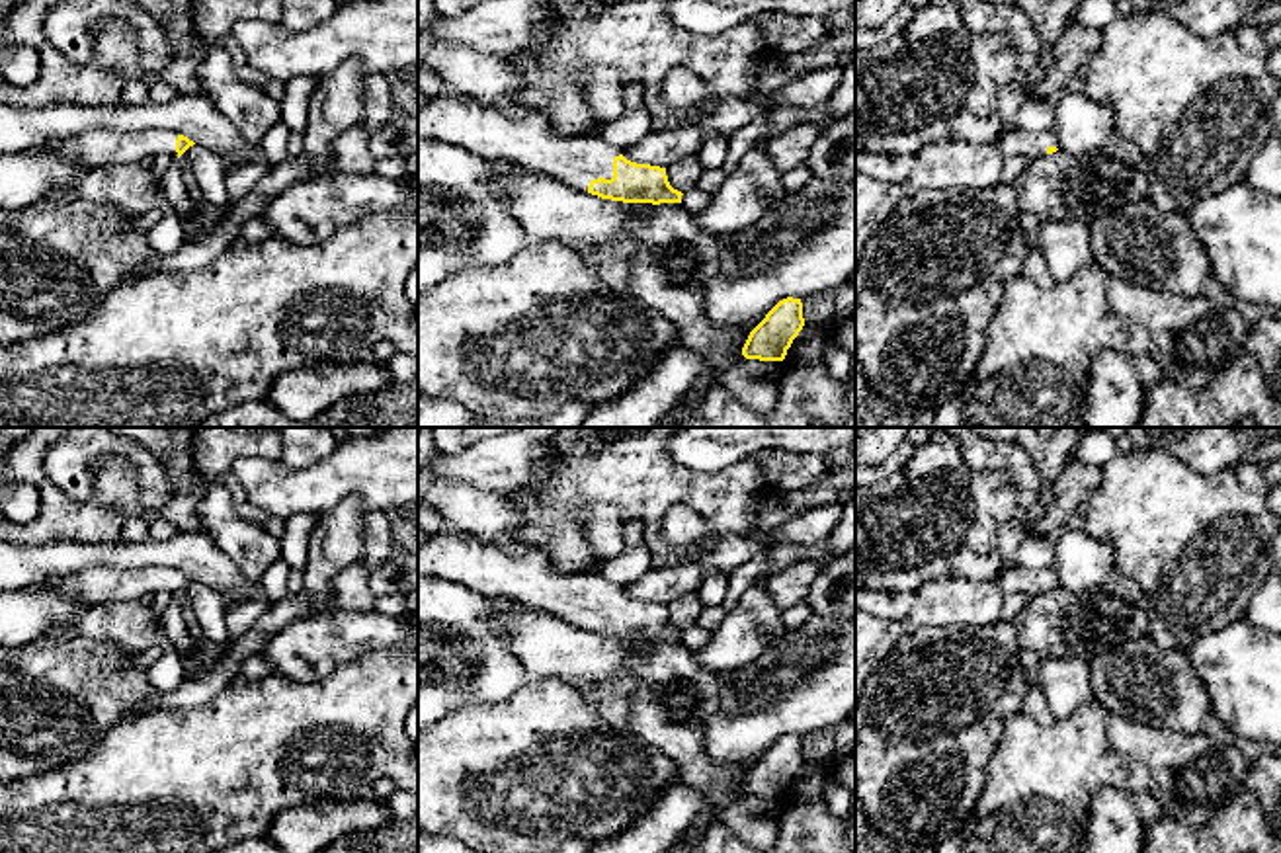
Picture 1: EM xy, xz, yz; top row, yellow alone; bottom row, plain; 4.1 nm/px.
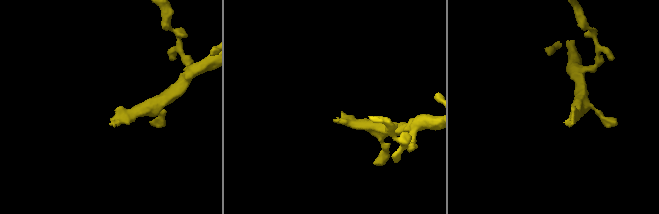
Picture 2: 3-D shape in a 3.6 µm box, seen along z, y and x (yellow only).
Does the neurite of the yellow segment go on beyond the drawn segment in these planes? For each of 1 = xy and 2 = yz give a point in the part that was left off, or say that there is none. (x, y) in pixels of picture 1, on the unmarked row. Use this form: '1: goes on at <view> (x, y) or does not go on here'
1: goes on at xy (98, 586)
2: goes on at yz (1014, 580)

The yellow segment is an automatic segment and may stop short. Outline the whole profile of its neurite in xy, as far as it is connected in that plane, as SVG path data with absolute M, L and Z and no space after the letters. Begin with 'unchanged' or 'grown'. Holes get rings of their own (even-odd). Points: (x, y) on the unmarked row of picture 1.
grown; M150 566L145 570L86 568L80 574L51 576L33 588L62 591L90 605L129 603L145 595L170 593L178 597L195 580L176 568Z

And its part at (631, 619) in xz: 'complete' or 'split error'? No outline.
split error

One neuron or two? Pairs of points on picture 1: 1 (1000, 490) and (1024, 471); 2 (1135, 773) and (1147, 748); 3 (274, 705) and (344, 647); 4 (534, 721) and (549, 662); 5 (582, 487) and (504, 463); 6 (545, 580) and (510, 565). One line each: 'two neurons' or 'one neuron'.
1: two neurons
2: two neurons
3: two neurons
4: two neurons
5: two neurons
6: one neuron

